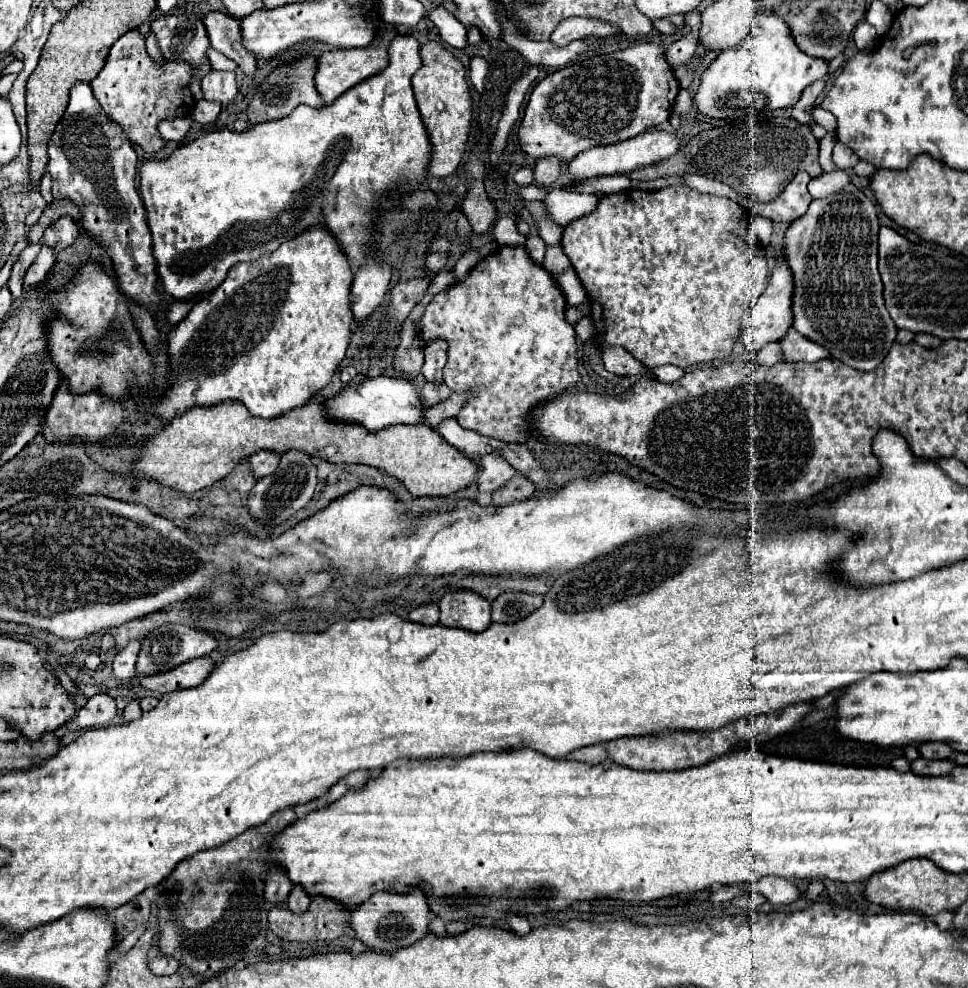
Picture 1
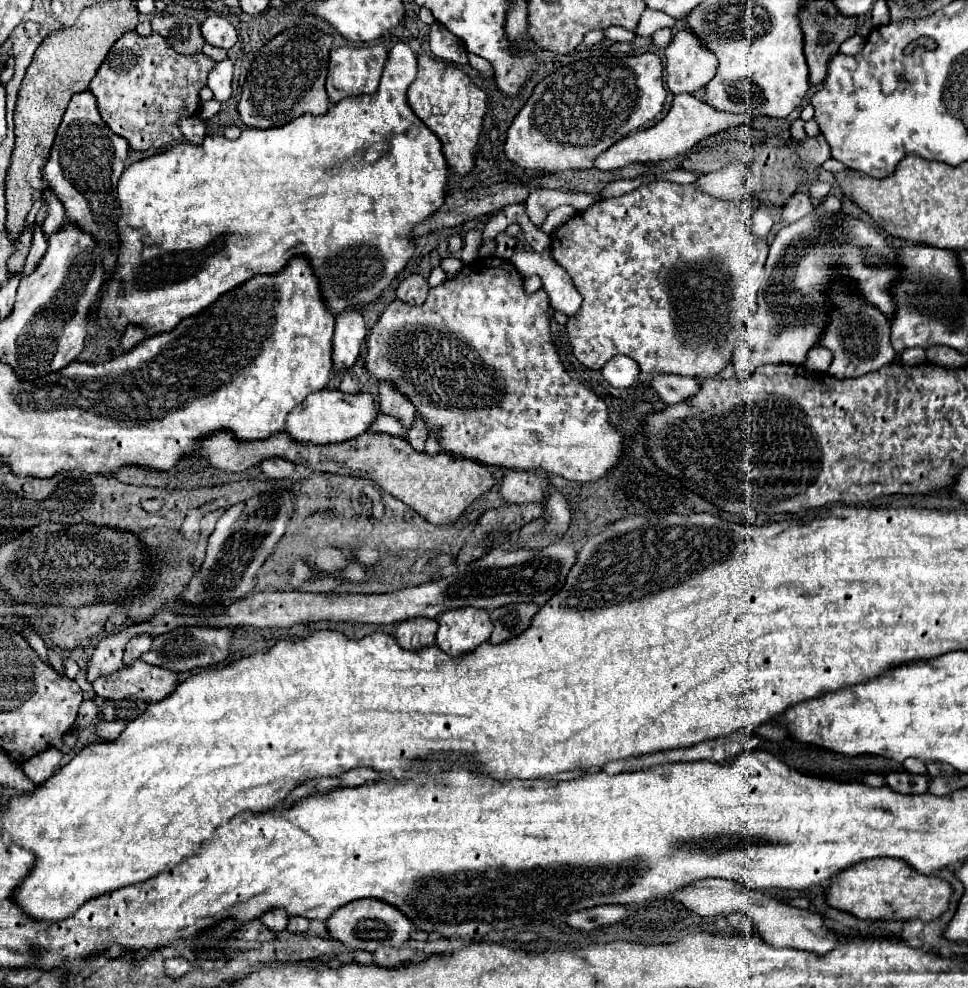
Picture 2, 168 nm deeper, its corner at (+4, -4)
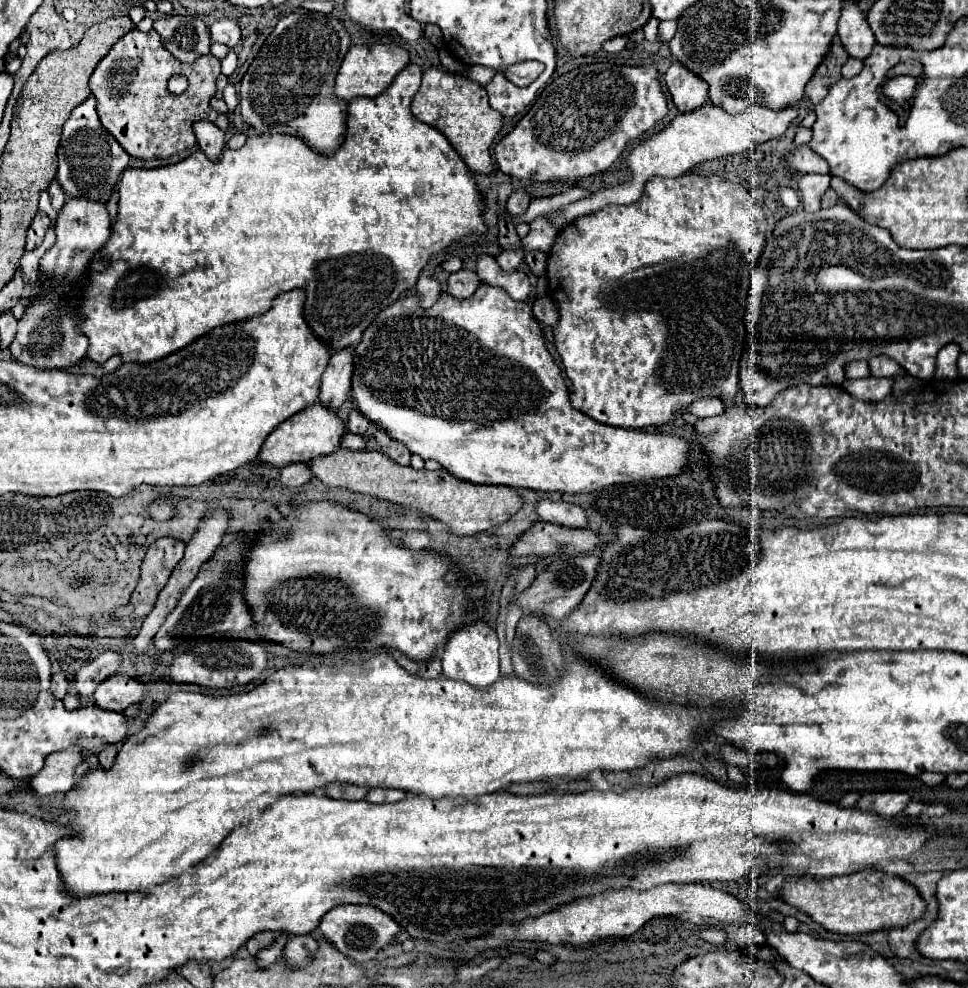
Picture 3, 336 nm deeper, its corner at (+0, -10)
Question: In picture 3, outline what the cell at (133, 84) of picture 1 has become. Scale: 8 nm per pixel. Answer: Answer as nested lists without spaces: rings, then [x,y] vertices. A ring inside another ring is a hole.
[[[133,28],[119,38],[97,64],[89,88],[97,100],[99,120],[113,138],[129,156],[151,160],[169,158],[171,154],[193,148],[197,144],[193,134],[193,124],[197,120],[209,120],[221,130],[229,128],[229,120],[209,106],[209,100],[215,96],[215,80],[219,74],[221,62],[213,54],[201,56],[193,64],[181,64],[163,48],[155,30],[145,34]],[[173,74],[183,74],[189,80],[189,88],[181,96],[167,92],[167,80]]]

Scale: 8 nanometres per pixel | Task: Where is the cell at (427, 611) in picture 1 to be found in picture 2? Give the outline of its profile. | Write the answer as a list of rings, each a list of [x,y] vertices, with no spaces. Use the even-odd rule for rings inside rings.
[[[415,618],[415,620],[407,620],[401,622],[395,630],[395,638],[399,640],[399,644],[403,648],[409,650],[417,650],[421,646],[433,644],[435,642],[435,634],[437,634],[437,620],[425,620],[425,618]]]

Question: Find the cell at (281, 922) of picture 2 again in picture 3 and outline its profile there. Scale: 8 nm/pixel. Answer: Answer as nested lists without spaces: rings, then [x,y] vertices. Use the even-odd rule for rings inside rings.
[[[279,934],[279,938],[277,938],[271,946],[267,946],[265,950],[259,950],[257,956],[255,956],[255,960],[257,960],[257,968],[267,968],[267,966],[279,962],[281,956],[283,956],[283,948],[285,948],[287,938],[289,938],[287,934]]]

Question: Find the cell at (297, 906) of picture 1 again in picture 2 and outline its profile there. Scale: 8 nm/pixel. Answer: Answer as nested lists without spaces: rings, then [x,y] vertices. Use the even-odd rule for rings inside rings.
[[[291,916],[289,924],[287,924],[287,930],[297,934],[297,932],[307,932],[307,926],[309,926],[307,918],[303,918],[303,916]]]

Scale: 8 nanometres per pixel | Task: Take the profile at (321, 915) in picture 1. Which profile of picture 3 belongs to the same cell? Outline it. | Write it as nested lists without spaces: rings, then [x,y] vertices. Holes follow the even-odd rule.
[[[259,932],[259,934],[255,934],[249,942],[247,942],[247,950],[249,950],[249,954],[251,956],[255,956],[261,948],[265,948],[265,946],[269,946],[273,940],[275,940],[275,932]]]

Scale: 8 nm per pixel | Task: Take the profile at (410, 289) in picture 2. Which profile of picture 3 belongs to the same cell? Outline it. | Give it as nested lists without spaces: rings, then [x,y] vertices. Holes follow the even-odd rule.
[[[419,276],[417,280],[417,286],[415,286],[415,292],[421,300],[421,306],[423,308],[429,308],[437,302],[437,298],[441,296],[441,284],[433,278],[433,276]]]

